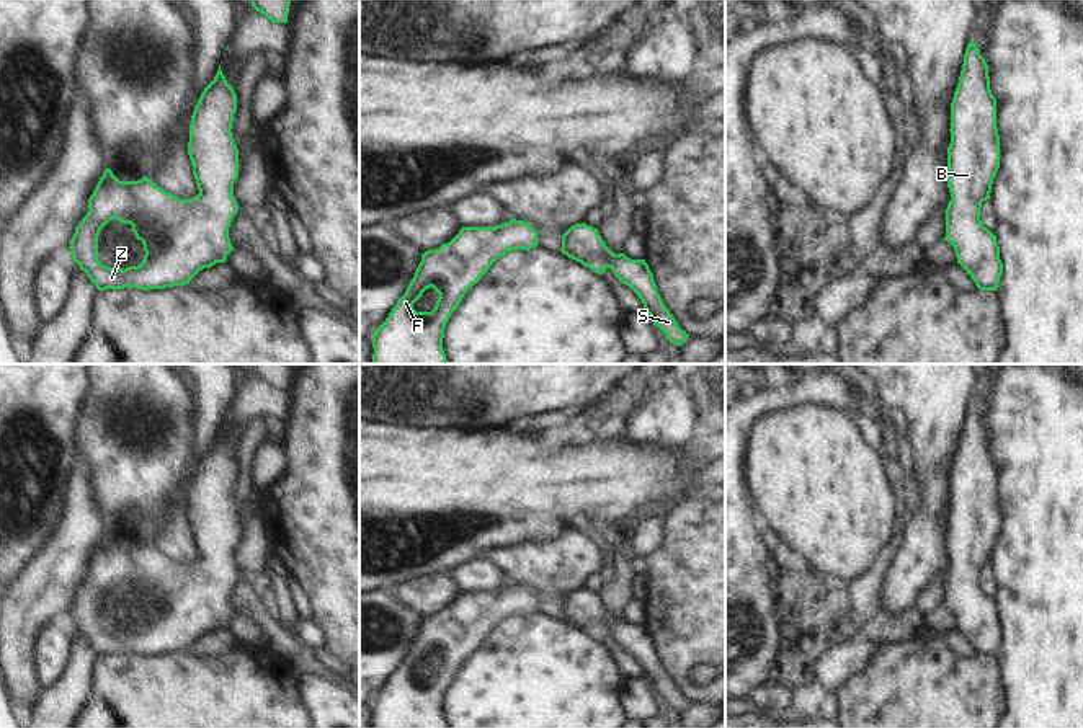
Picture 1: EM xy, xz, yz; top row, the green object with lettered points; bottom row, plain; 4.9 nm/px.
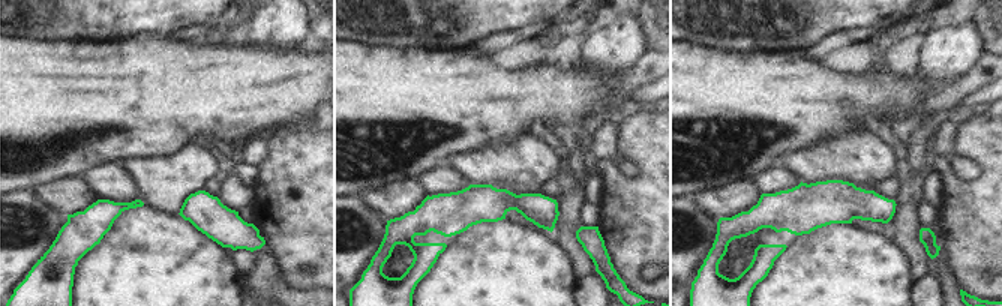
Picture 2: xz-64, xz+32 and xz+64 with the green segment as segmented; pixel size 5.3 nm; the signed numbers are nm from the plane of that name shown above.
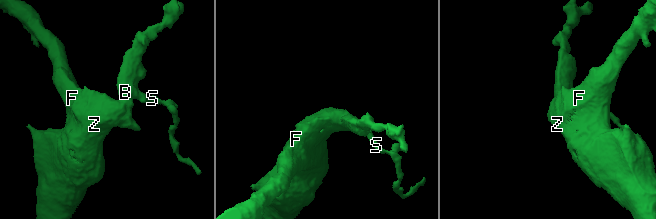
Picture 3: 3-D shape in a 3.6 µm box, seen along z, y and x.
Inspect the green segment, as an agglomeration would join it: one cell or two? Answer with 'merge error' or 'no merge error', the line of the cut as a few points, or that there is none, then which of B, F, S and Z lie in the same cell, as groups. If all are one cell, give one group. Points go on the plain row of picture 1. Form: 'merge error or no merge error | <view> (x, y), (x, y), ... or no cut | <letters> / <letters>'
no merge error | no cut | B F S Z

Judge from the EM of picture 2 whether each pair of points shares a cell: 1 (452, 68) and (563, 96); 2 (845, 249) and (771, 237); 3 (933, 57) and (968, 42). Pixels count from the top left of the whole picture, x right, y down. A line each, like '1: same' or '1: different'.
1: same
2: different
3: same

